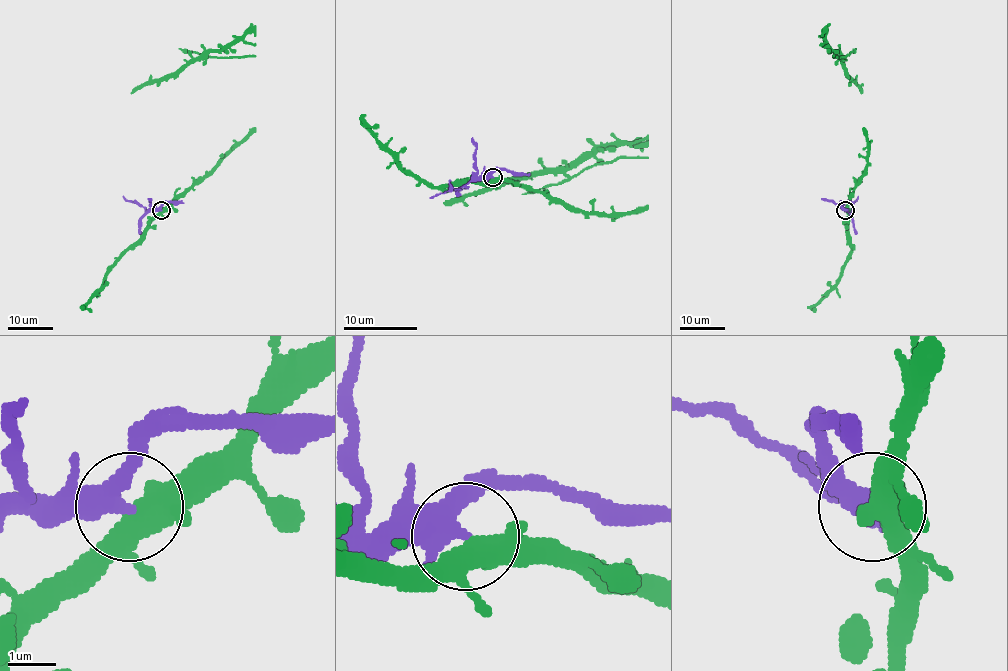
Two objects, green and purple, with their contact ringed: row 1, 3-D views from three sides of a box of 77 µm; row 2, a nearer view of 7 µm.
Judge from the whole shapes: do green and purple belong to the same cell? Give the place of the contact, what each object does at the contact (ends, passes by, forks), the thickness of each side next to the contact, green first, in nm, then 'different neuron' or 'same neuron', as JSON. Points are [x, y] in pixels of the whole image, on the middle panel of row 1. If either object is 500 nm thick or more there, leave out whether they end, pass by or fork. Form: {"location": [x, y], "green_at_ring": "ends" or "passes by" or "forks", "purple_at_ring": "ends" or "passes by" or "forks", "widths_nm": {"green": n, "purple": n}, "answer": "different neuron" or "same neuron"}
{"location": [492, 177], "green_at_ring": "forks", "purple_at_ring": "passes by", "widths_nm": {"green": 400, "purple": 380}, "answer": "different neuron"}

